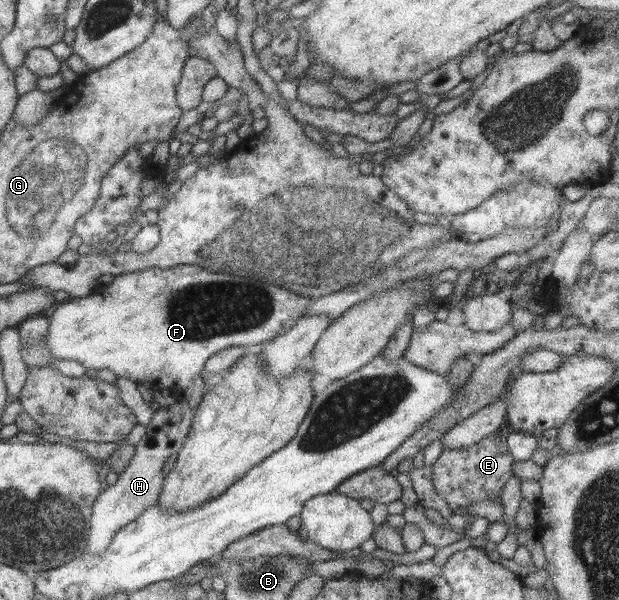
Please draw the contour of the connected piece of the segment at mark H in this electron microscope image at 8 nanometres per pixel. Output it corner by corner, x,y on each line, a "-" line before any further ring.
186,399
160,407
154,412
129,464
121,471
116,483
108,485
95,499
86,552
103,554
116,531
134,521
145,509
158,504
165,478
162,472
164,463
171,458
170,455
178,455
182,449
190,433
194,414
194,409
190,408

